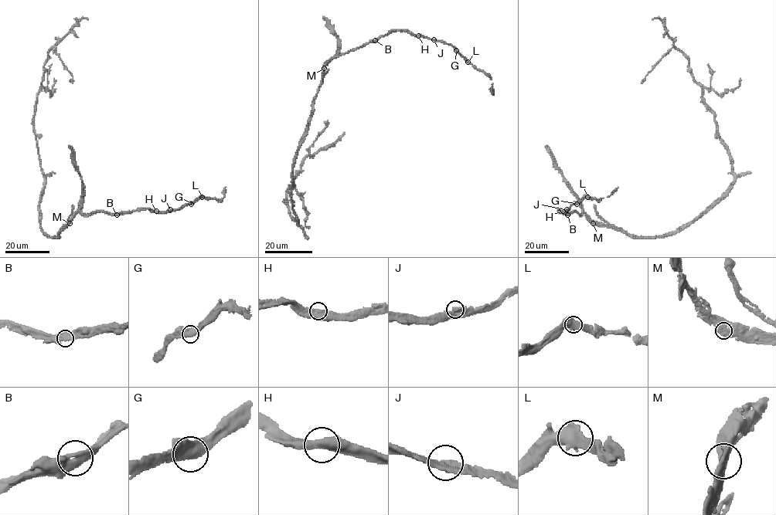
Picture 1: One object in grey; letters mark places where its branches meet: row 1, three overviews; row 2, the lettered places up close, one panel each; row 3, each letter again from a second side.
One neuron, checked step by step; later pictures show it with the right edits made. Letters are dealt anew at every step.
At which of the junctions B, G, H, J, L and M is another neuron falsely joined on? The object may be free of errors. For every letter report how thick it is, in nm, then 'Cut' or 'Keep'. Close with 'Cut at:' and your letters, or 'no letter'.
B: Thickness 550 nm. Keep
G: Thickness 550 nm. Keep
H: Thickness 500 nm. Keep
J: Thickness 480 nm. Keep
L: Thickness 550 nm. Keep
M: Thickness 500 nm. Keep
Cut at: no letter

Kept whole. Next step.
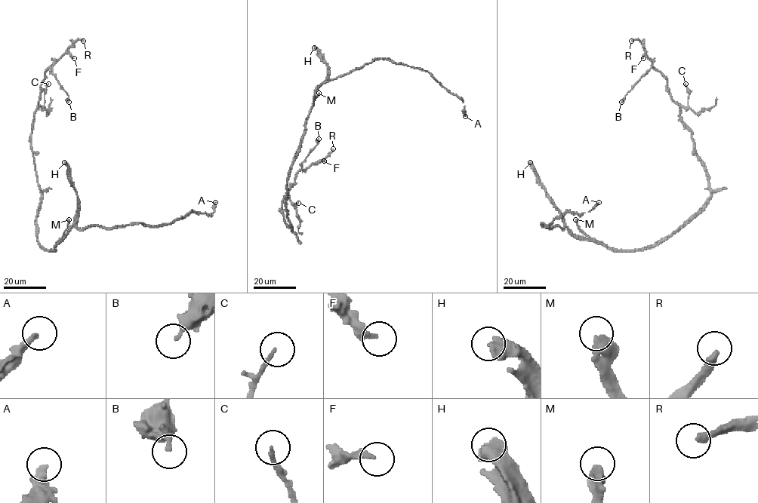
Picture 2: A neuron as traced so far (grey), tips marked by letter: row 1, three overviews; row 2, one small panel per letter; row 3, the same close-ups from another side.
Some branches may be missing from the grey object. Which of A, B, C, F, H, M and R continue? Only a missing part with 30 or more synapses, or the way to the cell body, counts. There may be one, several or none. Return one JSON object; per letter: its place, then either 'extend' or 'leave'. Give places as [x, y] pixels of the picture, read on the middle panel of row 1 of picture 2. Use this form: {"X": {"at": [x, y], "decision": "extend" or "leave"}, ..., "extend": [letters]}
{"A": {"at": [465, 116], "decision": "leave"}, "B": {"at": [318, 139], "decision": "leave"}, "C": {"at": [298, 203], "decision": "leave"}, "F": {"at": [324, 161], "decision": "leave"}, "H": {"at": [314, 47], "decision": "leave"}, "M": {"at": [318, 93], "decision": "leave"}, "R": {"at": [333, 148], "decision": "extend"}, "extend": ["R"]}

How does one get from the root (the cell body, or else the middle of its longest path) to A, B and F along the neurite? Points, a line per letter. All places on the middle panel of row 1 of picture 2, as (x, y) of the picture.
A: (290, 167), (315, 91), (323, 83), (374, 59), (389, 59), (427, 72), (463, 102), (465, 116)
B: (290, 167), (287, 217), (291, 228), (284, 221), (281, 202), (288, 195), (301, 163), (318, 139)
F: (290, 167), (287, 217), (291, 228), (284, 221), (281, 202), (288, 195), (300, 170), (324, 161)

